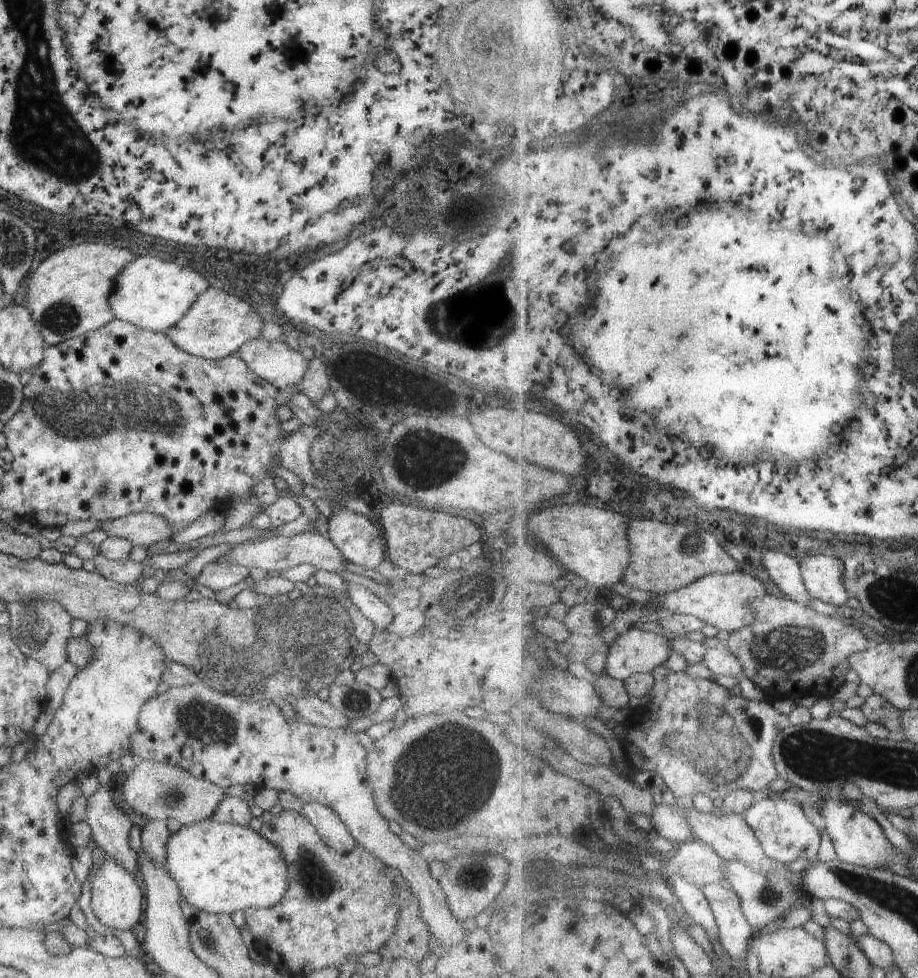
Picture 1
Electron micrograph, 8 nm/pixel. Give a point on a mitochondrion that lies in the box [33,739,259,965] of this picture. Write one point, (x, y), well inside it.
(207, 940)

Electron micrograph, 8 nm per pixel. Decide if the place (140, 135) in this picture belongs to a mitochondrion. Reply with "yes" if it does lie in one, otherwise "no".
no

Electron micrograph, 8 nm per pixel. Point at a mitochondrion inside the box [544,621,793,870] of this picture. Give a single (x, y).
(721, 756)

